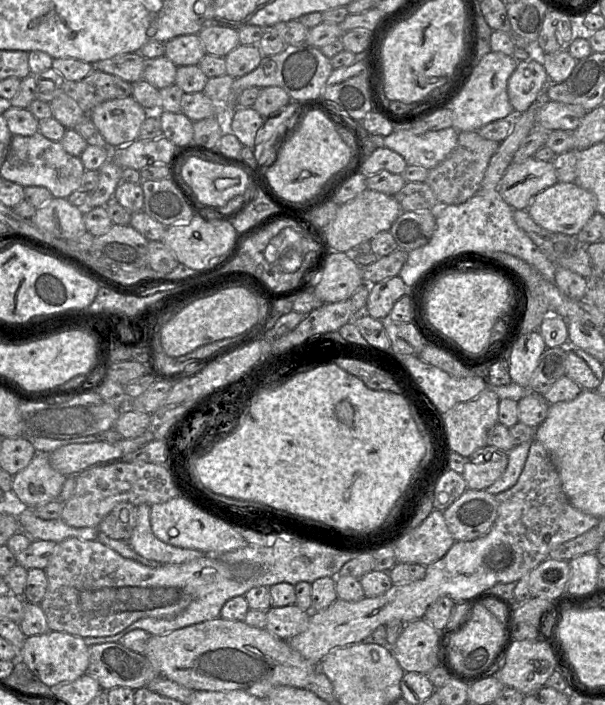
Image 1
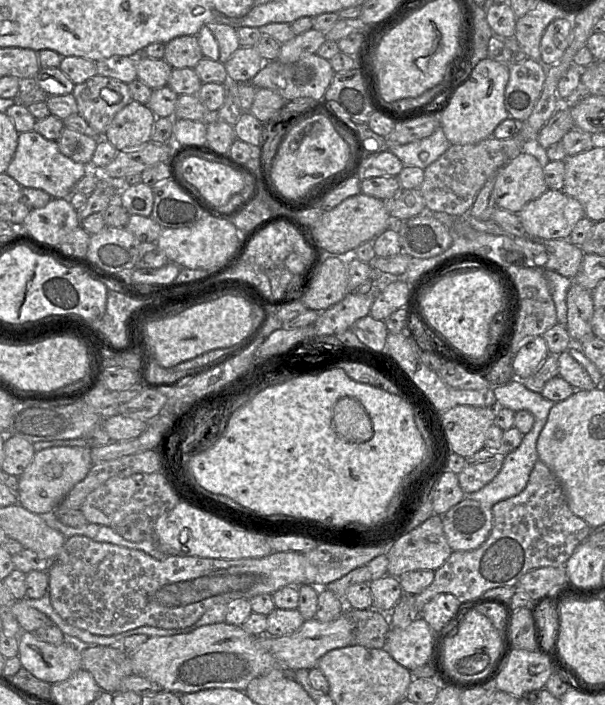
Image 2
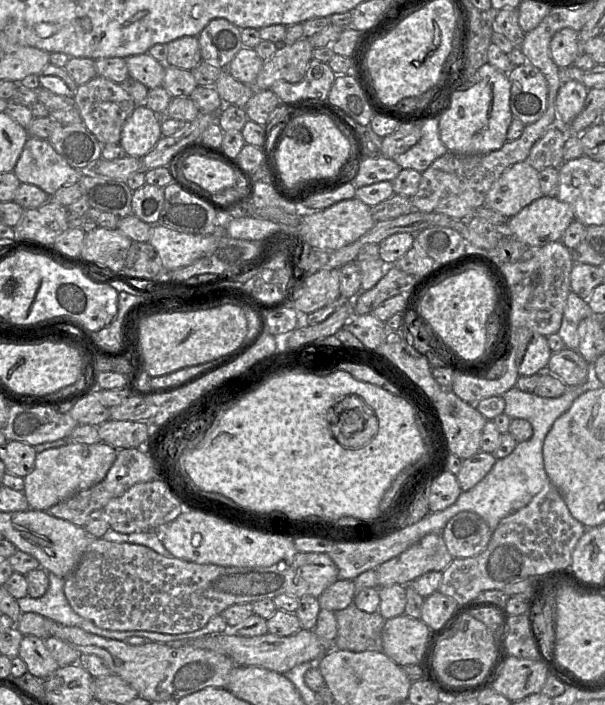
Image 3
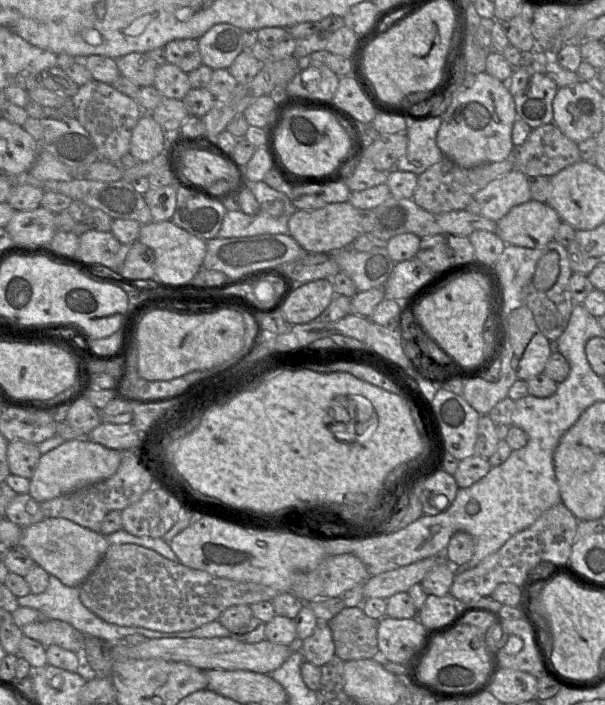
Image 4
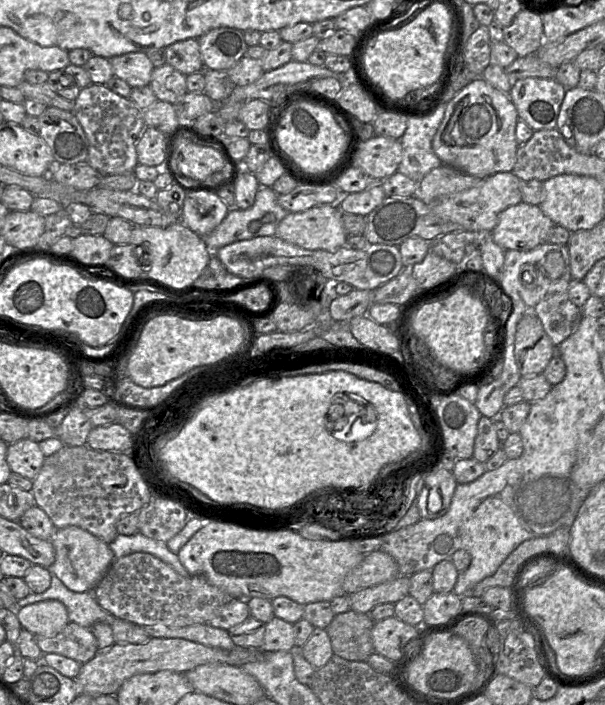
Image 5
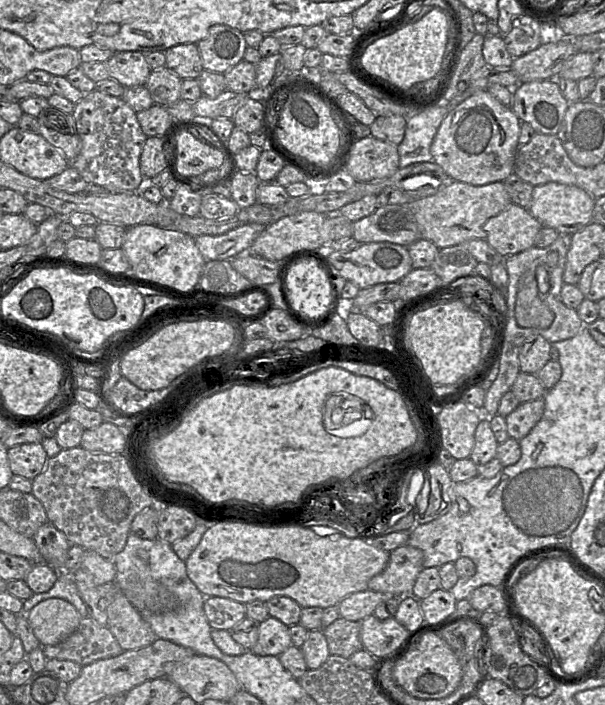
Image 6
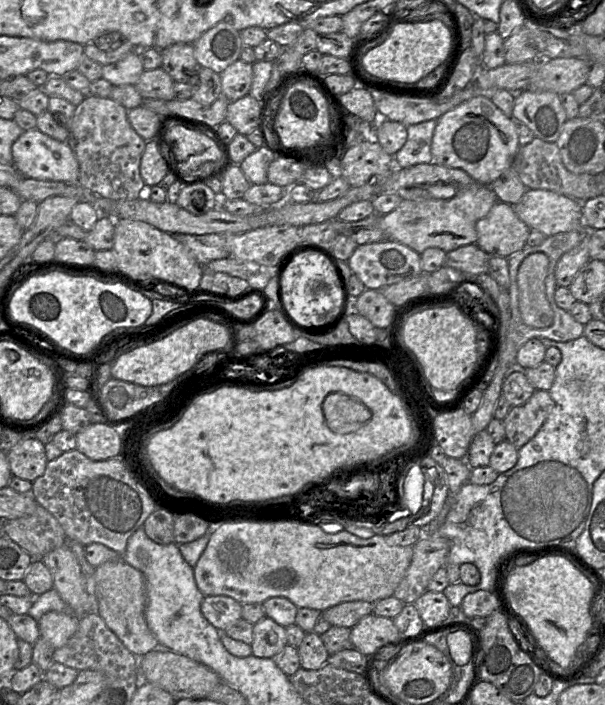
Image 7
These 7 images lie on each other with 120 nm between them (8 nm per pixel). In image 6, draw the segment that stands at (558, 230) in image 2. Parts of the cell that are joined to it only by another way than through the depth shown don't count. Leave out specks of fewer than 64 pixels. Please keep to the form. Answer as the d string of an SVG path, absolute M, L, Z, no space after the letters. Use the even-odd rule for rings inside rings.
M511 203L484 224L485 240L501 256L507 257L533 247L542 227L528 209Z

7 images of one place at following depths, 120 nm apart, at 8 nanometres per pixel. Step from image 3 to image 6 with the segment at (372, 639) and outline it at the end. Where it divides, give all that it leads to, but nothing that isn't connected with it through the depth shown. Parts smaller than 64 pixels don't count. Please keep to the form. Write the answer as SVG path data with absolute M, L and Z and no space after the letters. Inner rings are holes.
M339 617L322 630L330 655L348 658L363 649L360 640L361 622Z

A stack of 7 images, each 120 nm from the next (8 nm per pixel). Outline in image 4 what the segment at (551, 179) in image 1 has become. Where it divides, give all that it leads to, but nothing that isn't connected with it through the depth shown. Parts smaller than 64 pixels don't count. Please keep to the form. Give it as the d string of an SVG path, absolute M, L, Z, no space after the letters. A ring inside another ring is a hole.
M513 169L476 192L465 210L498 221L513 207L531 199L528 177Z

